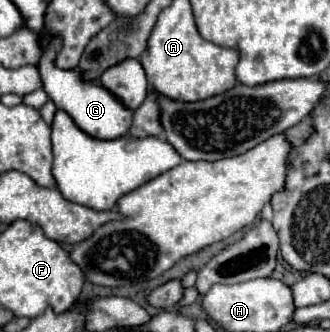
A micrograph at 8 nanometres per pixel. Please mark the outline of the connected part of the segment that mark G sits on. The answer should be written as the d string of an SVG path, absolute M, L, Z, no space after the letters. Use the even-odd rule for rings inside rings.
M43 32L41 40L45 40L45 46L43 46L43 58L37 68L43 78L43 90L55 102L55 106L65 110L73 118L73 122L93 138L113 140L125 136L129 132L133 112L129 112L129 108L125 108L125 104L121 104L121 100L117 100L117 96L113 96L107 88L101 88L99 82L89 84L89 80L81 80L79 68L63 70L57 68L57 64L53 64L53 56L57 56L57 48L59 48L59 36L49 36L49 32Z

